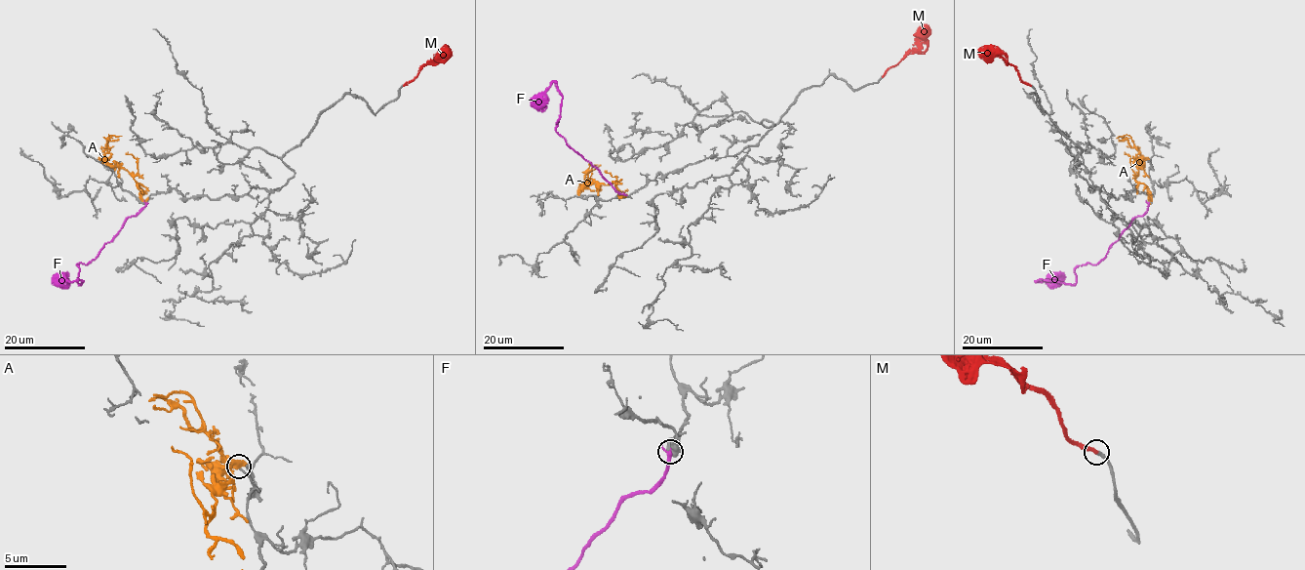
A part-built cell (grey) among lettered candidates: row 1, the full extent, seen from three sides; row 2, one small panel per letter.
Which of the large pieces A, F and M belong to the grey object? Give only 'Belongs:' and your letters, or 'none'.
Belongs: M

